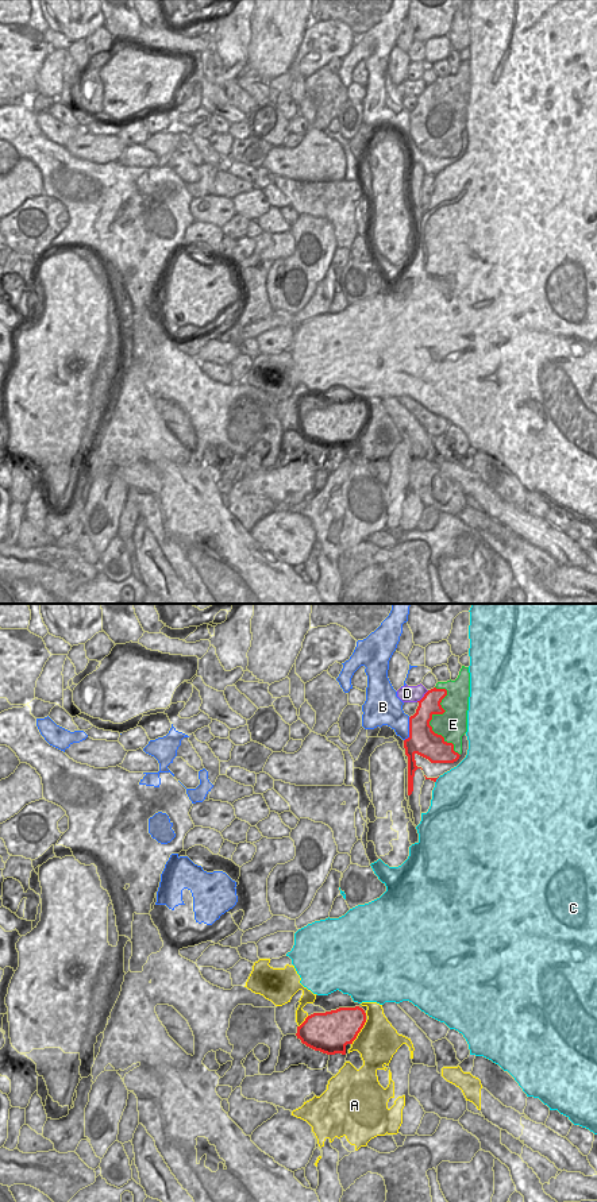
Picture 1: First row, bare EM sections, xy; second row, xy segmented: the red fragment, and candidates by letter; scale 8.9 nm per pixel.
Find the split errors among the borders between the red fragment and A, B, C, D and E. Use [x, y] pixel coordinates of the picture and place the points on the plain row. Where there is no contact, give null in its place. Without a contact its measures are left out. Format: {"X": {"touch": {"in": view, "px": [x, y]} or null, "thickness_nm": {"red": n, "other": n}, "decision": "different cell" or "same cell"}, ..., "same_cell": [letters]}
{"A": {"touch": {"in": "xy", "px": [359, 426]}, "thickness_nm": {"red": 360, "other": 360}, "decision": "different cell"}, "B": {"touch": {"in": "xy", "px": [409, 124]}, "thickness_nm": {"red": 260, "other": 240}, "decision": "different cell"}, "C": {"touch": {"in": "xy", "px": [436, 173]}, "thickness_nm": {"red": 30, "other": 480}, "decision": "different cell"}, "D": {"touch": {"in": "xy", "px": [423, 92]}, "thickness_nm": {"red": 190, "other": 150}, "decision": "different cell"}, "E": {"touch": {"in": "xy", "px": [431, 112]}, "thickness_nm": {"red": 260, "other": 260}, "decision": "different cell"}, "same_cell": []}

